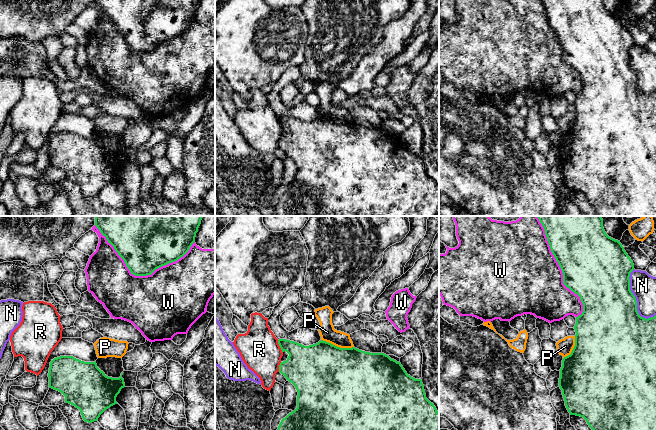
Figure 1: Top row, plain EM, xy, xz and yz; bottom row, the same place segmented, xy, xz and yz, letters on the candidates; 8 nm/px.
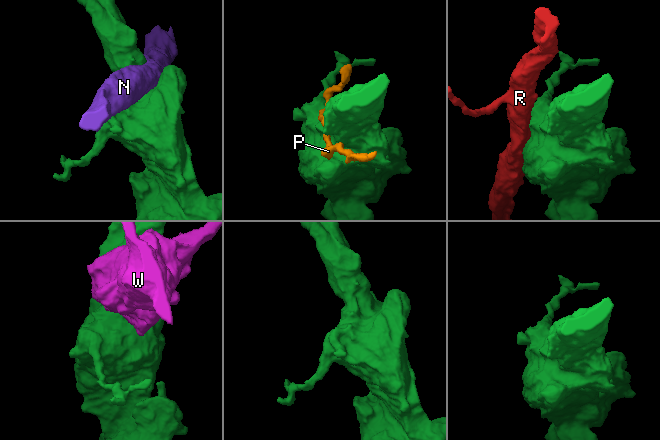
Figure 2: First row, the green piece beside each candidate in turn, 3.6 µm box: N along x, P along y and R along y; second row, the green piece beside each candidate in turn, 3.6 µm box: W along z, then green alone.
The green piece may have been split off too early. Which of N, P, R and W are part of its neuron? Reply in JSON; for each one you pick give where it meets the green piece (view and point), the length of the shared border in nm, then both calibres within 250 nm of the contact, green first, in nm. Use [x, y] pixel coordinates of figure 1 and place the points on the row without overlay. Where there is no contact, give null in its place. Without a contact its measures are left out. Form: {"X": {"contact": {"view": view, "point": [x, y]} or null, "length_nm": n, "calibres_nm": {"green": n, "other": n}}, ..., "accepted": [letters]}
{"accepted": []}

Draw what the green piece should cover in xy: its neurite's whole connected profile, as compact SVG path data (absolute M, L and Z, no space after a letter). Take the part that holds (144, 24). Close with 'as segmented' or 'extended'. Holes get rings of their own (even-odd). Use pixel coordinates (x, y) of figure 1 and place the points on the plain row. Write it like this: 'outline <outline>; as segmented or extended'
outline M95 0L95 2L124 36L131 50L147 52L156 45L183 33L195 18L200 0Z; as segmented

